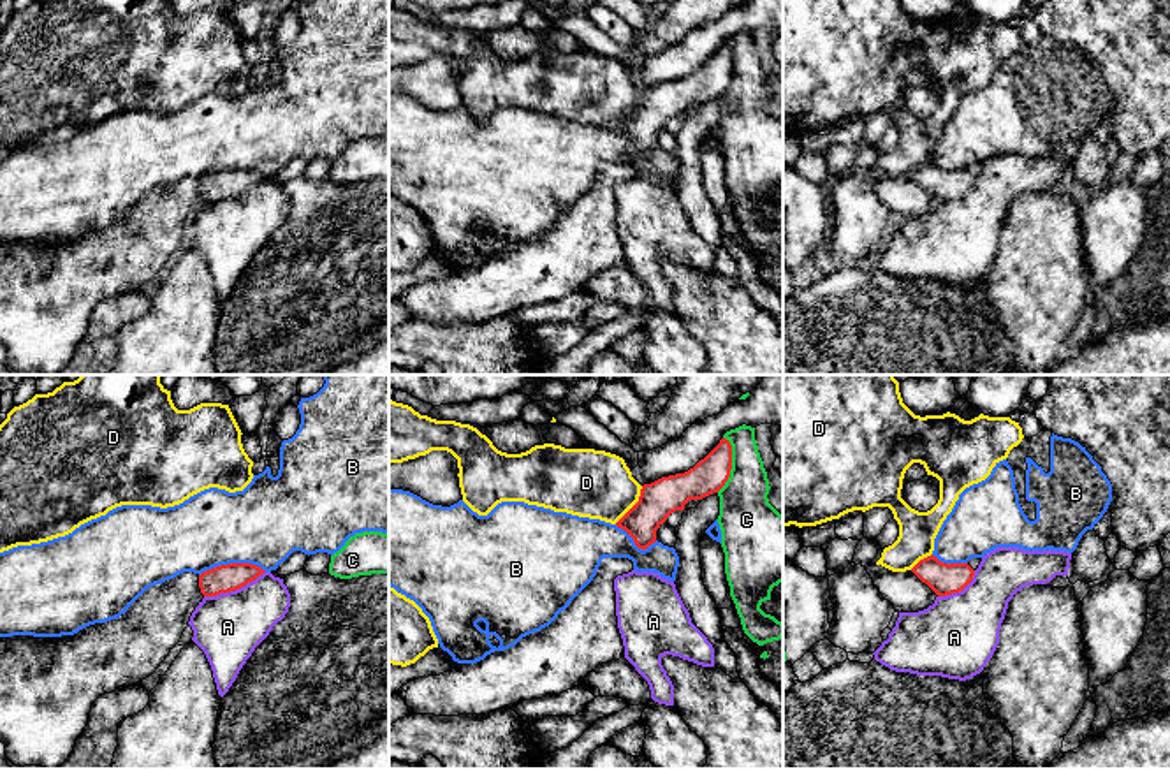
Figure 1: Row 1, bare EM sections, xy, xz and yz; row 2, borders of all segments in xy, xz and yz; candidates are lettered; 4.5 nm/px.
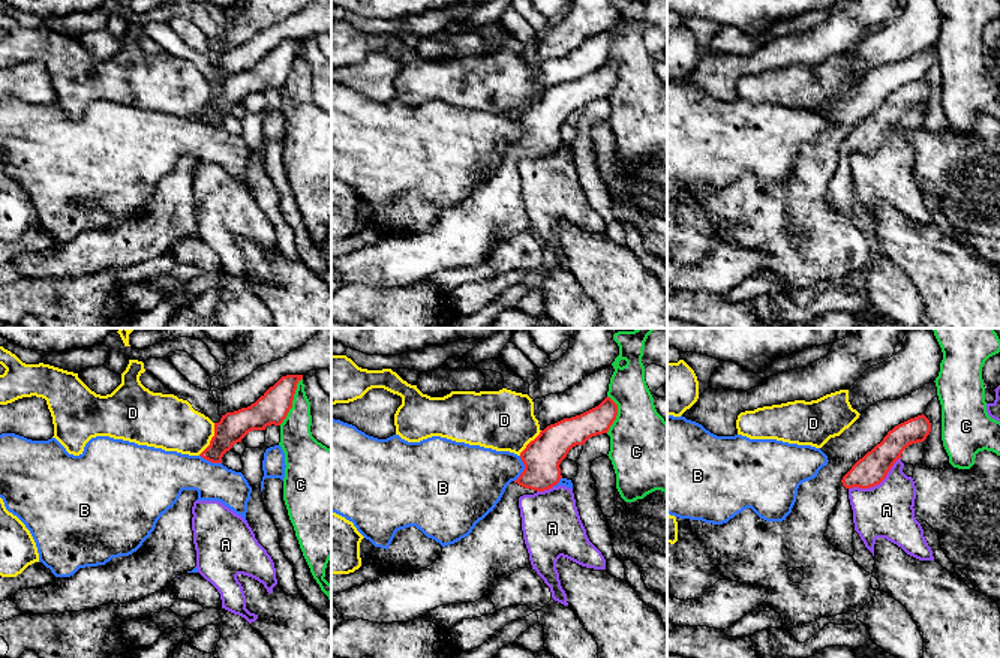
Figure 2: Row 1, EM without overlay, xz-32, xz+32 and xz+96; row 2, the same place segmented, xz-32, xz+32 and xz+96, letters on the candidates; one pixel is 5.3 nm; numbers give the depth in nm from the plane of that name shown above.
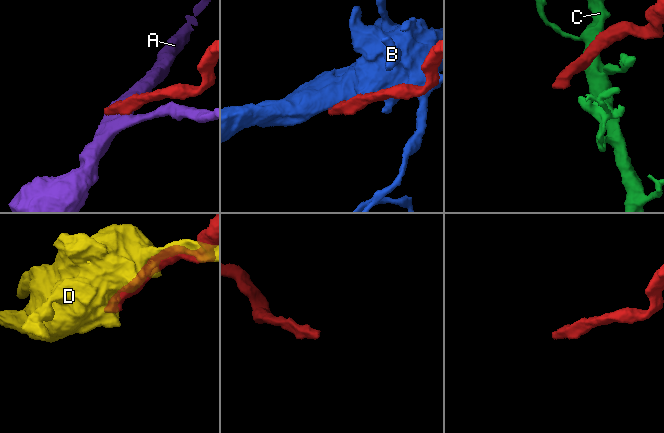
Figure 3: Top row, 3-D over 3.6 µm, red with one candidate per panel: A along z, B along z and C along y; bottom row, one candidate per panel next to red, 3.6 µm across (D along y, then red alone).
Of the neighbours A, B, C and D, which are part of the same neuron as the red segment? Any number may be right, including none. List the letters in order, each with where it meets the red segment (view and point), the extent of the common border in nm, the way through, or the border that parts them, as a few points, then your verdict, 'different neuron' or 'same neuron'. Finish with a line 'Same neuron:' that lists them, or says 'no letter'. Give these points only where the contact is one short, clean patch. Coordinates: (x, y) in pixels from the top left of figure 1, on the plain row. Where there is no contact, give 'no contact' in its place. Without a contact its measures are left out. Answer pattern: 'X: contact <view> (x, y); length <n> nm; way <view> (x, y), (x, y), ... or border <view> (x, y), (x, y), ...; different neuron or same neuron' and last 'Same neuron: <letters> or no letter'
A: contact xy (234, 196); length 300 nm; different neuron
B: contact xy (233, 169); length 320 nm; border xy (266, 176), (250, 169), (220, 169), (199, 182); different neuron
C: contact xz (731, 71); length 260 nm; border xz (725, 43), (731, 51), (731, 81), (716, 97); different neuron
D: contact xz (634, 111); length 220 nm; different neuron
Same neuron: no letter

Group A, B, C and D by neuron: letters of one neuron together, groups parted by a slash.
A / B / C / D

